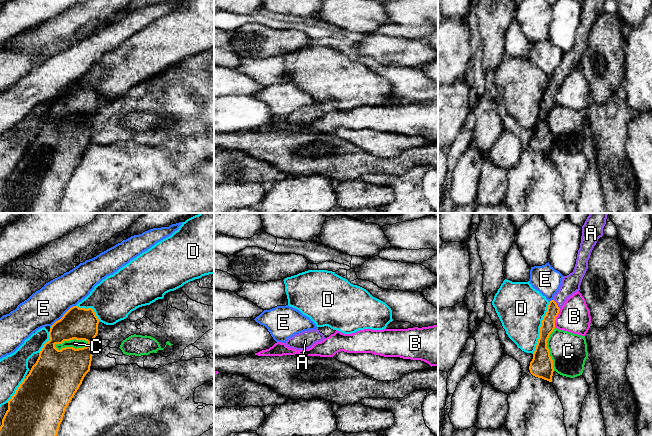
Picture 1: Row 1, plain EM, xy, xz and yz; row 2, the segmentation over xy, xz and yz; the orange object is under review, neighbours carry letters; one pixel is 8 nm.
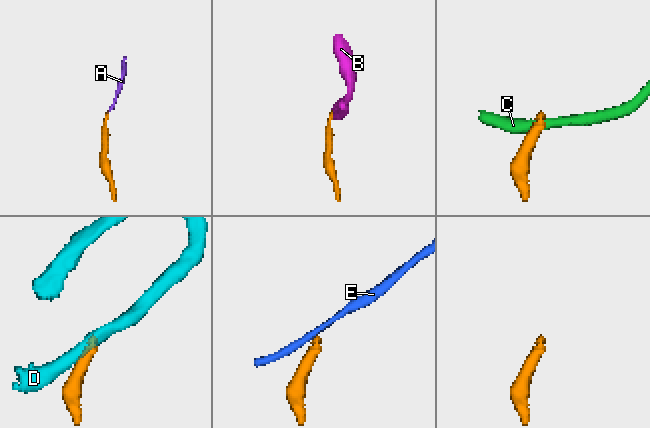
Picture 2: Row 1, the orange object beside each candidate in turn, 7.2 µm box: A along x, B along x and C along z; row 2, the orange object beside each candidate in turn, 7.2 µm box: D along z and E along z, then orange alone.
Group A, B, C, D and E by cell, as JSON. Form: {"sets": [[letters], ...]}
{"sets": [["A"], ["B"], ["C"], ["D"], ["E"]]}

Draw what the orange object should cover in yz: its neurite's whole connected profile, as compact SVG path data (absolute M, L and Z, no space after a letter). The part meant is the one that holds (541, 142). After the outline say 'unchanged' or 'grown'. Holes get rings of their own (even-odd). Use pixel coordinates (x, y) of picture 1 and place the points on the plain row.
M584 0L580 24L578 26L576 40L572 49L563 52L562 60L549 78L546 91L543 93L540 103L539 115L530 138L530 149L538 154L552 158L554 148L553 136L547 124L547 116L555 105L555 96L566 76L580 66L582 55L588 45L588 36L598 15L603 12L605 0Z; grown

